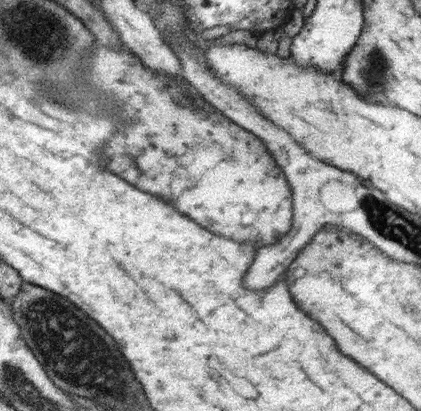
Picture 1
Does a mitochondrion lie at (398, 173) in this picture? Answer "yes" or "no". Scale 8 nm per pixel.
no

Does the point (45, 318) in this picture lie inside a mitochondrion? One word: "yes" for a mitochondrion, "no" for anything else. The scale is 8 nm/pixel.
yes

